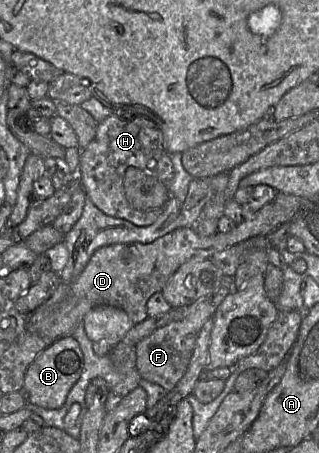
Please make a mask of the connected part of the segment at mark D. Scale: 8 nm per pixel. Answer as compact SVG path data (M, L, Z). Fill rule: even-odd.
M274 200L262 207L252 218L243 219L233 229L227 232L217 231L211 236L198 234L194 227L176 228L151 243L118 243L103 246L91 256L82 273L72 282L61 282L54 293L42 305L26 316L25 329L53 341L72 335L76 327L83 321L84 316L94 307L108 305L124 310L134 324L148 318L147 302L156 292L161 291L176 270L193 257L212 257L238 242L257 235L267 235L276 227L287 224L292 219L285 215L282 207L276 207Z

